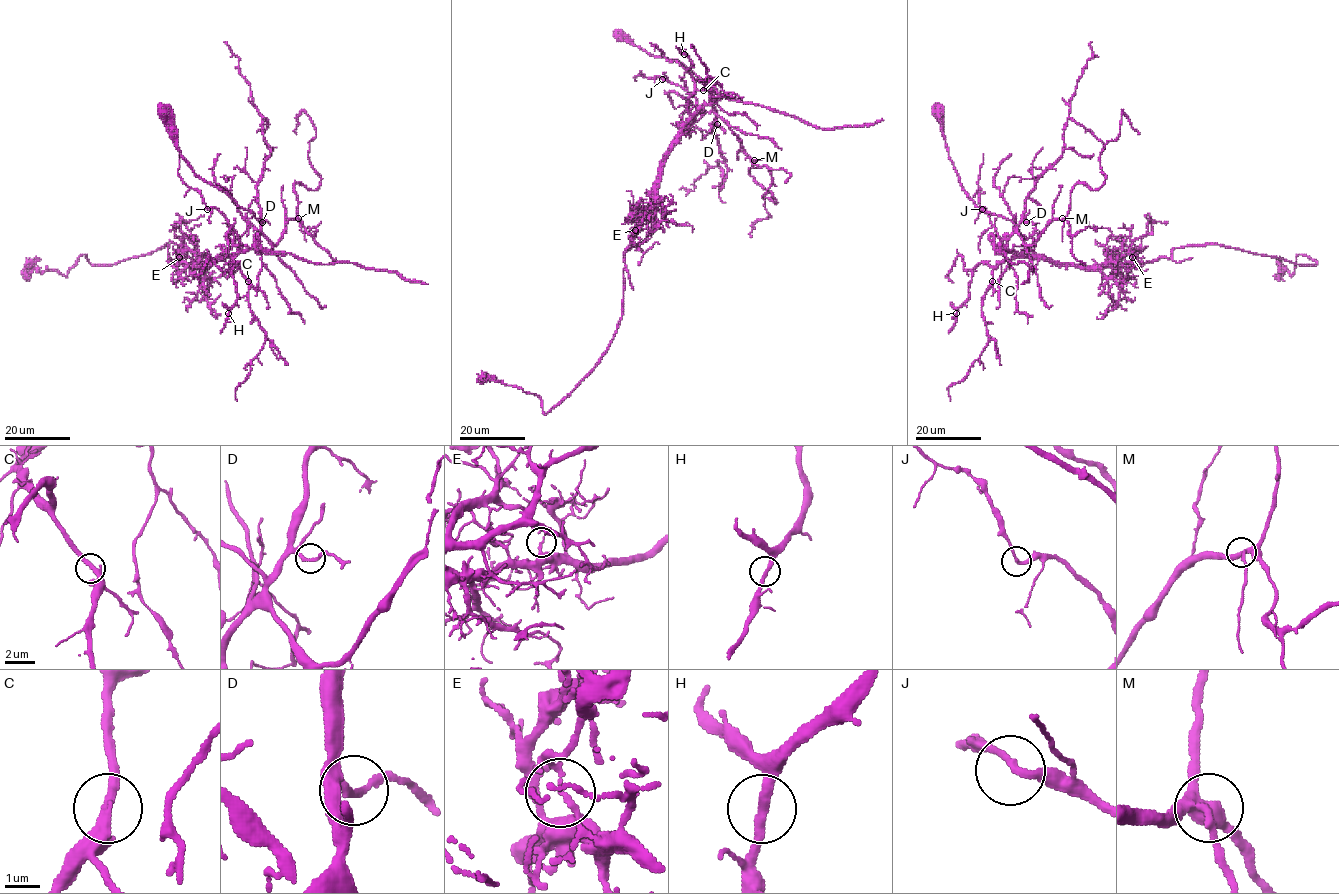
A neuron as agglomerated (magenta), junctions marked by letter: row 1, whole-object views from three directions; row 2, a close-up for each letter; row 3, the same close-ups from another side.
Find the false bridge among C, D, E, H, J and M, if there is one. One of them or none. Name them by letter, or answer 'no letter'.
E

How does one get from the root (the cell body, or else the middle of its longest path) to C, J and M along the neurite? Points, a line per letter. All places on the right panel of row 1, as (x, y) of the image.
C: (940, 110), (949, 159), (965, 193), (978, 207), (1016, 227), (1007, 247), (1017, 255), (992, 270), (992, 281)
J: (940, 110), (949, 159), (965, 193), (978, 207), (1007, 218), (1016, 227), (1007, 242), (1009, 250), (982, 209)
M: (940, 110), (949, 159), (961, 186), (978, 207), (1007, 218), (1028, 245), (1033, 244), (1052, 221), (1062, 218)

